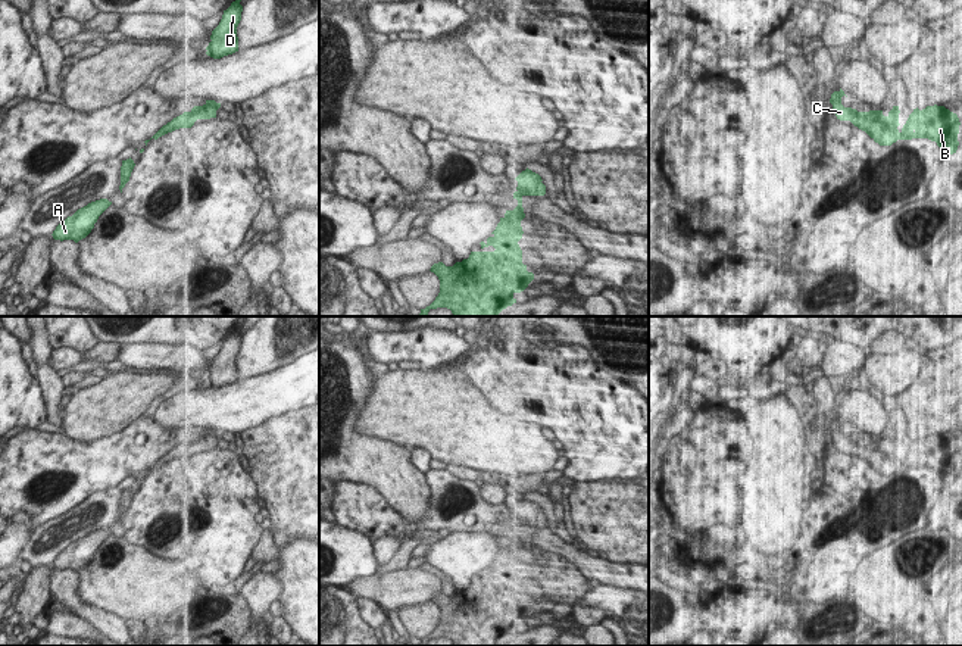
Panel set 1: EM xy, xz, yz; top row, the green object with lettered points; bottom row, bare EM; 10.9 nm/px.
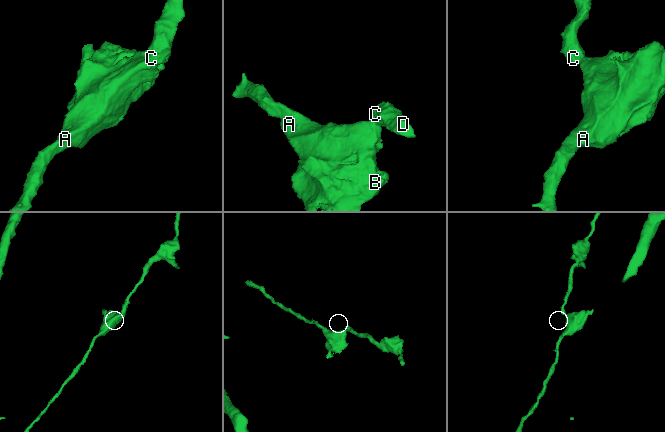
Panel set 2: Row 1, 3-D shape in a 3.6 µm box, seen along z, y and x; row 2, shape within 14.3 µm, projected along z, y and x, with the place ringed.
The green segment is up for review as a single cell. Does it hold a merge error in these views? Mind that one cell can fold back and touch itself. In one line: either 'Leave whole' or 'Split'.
Leave whole

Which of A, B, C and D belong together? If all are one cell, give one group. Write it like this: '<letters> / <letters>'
A B C D

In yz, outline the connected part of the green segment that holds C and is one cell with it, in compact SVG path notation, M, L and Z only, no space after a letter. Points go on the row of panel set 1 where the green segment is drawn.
M840 88L831 94L830 103L840 121L850 121L855 127L865 131L880 146L891 146L897 140L928 138L936 141L943 152L956 153L959 141L959 118L944 106L918 107L909 115L906 124L899 131L899 106L893 106L887 116L883 110L858 112L841 104L846 96Z

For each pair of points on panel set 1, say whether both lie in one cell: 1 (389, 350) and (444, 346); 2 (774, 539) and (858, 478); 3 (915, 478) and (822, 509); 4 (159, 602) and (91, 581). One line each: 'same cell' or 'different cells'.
1: same cell
2: different cells
3: same cell
4: same cell

